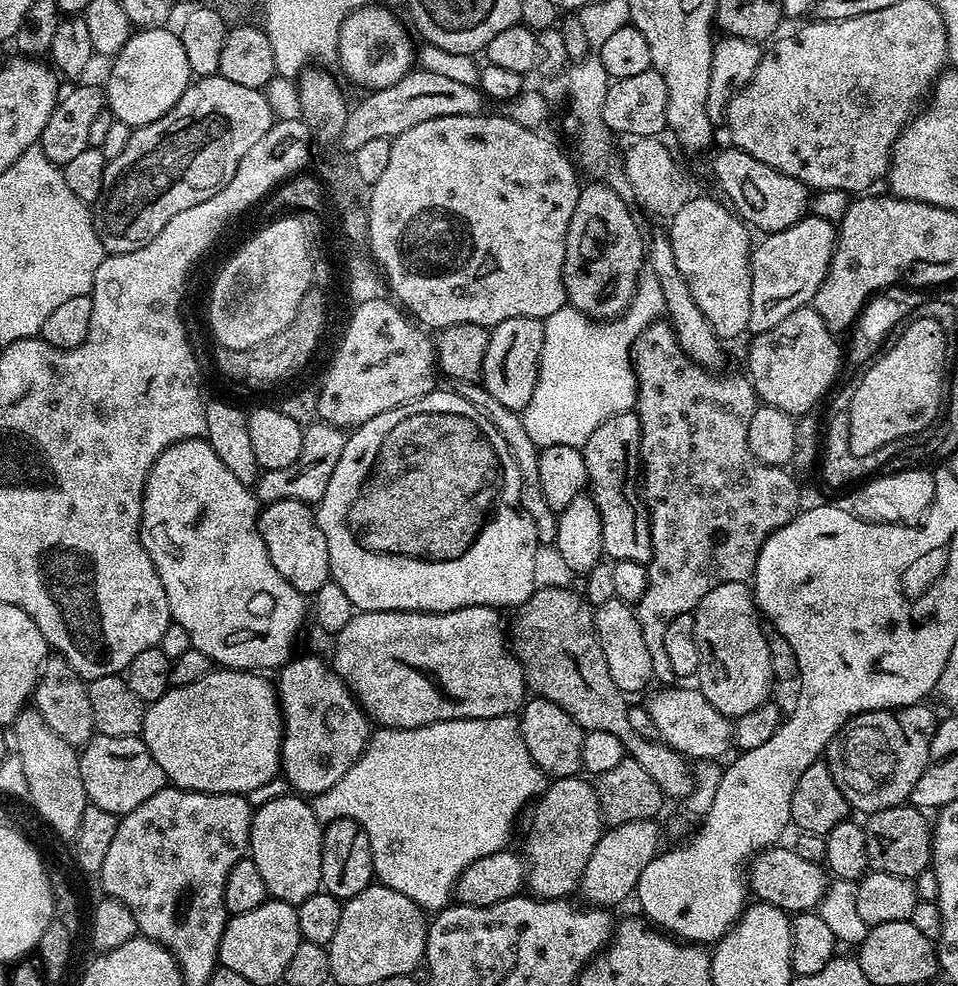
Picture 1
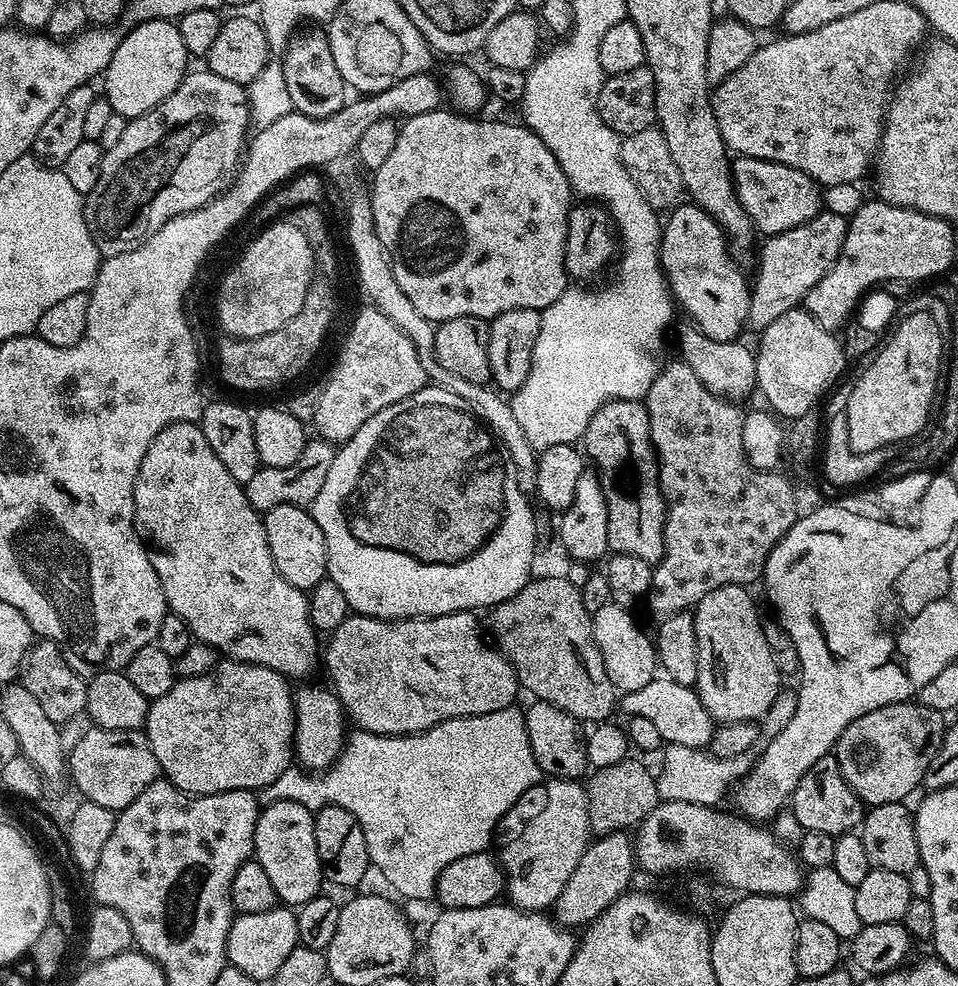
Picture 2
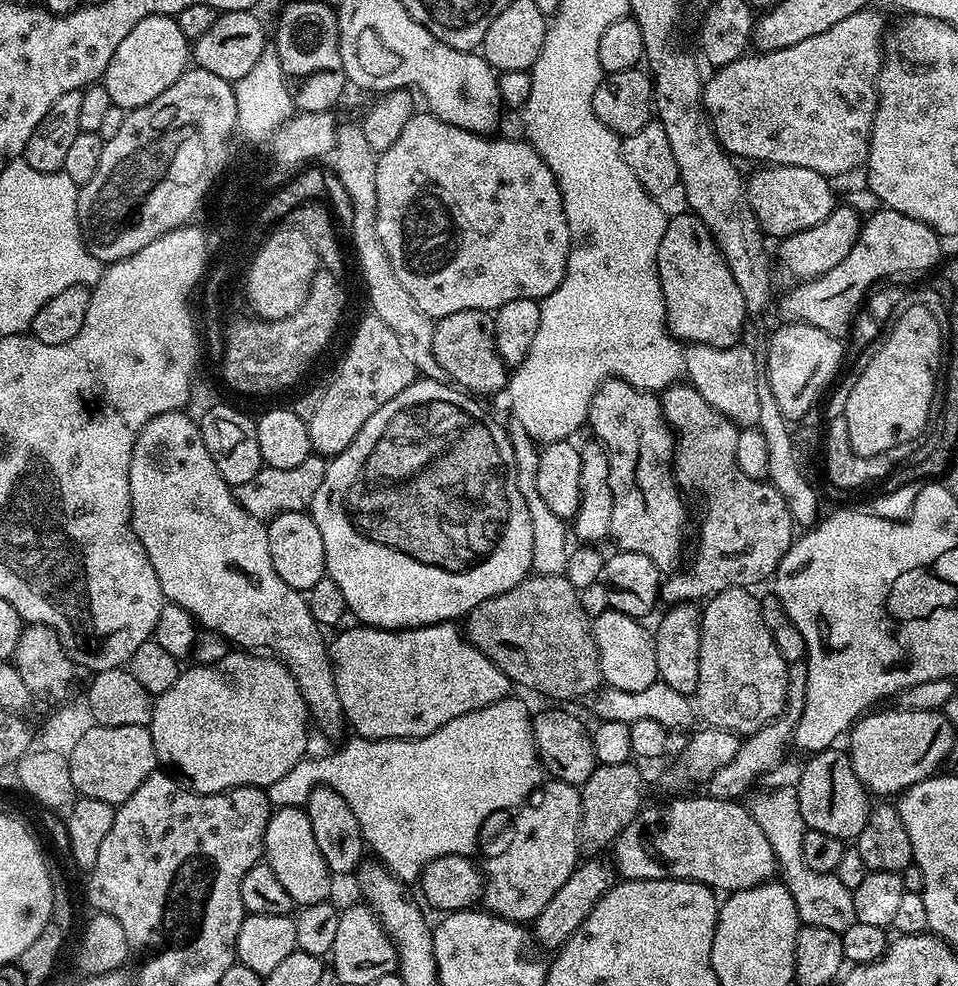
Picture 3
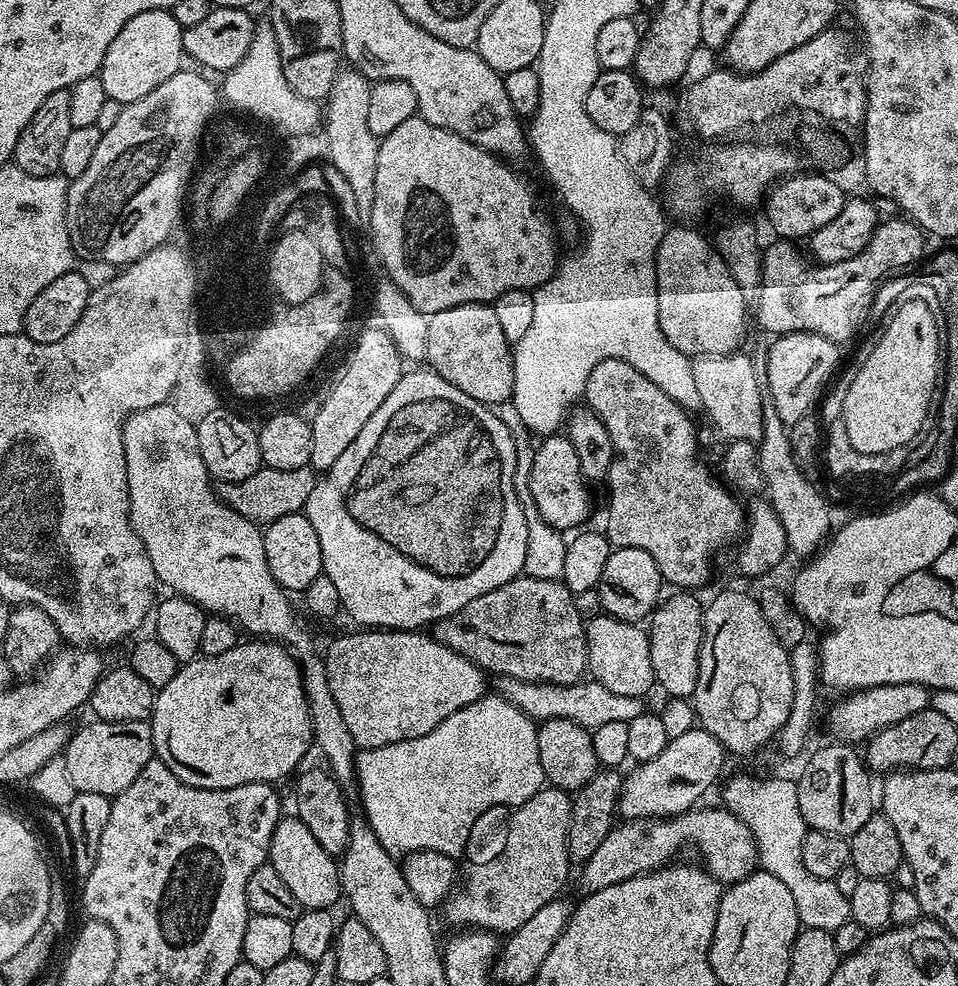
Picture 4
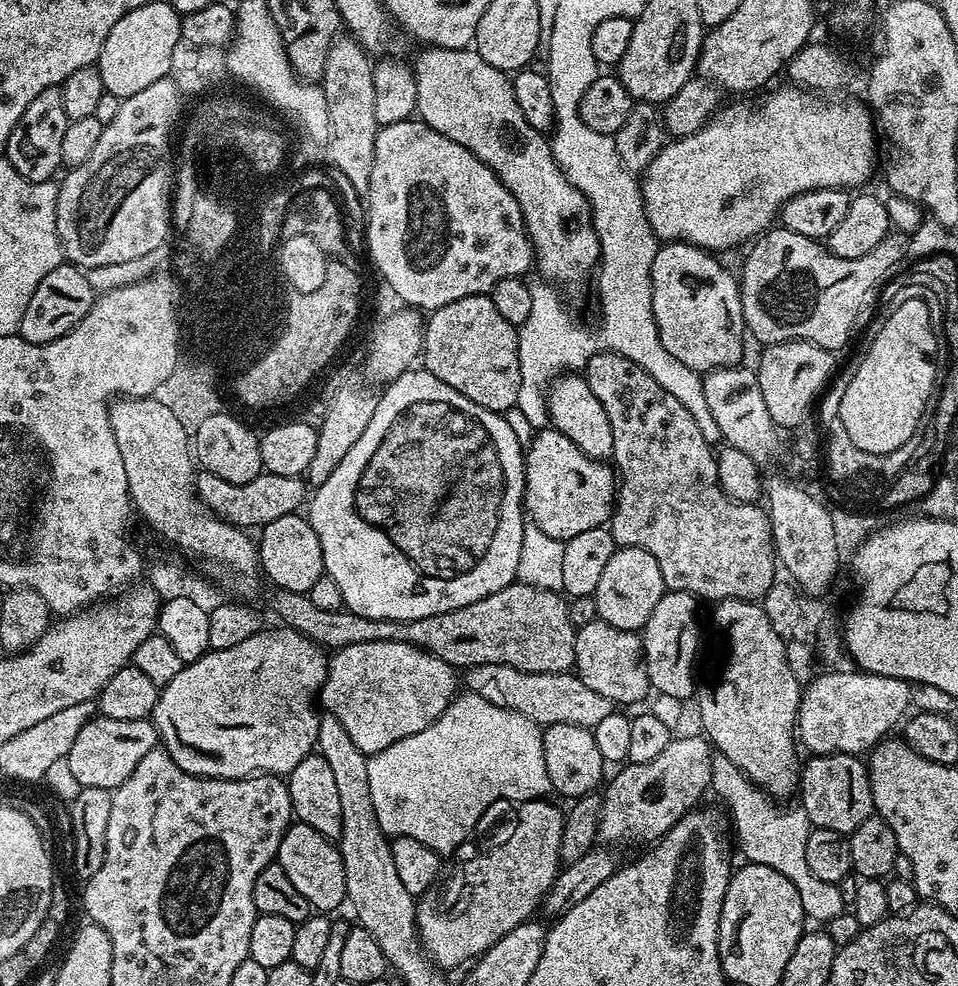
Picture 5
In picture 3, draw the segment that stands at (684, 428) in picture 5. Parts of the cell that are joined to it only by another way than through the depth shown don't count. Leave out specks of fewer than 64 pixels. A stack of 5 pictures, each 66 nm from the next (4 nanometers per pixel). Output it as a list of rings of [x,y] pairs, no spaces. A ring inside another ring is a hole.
[[[604,380],[592,395],[586,424],[589,429],[592,427],[591,435],[608,451],[610,494],[614,494],[614,511],[608,531],[611,543],[616,543],[615,547],[621,552],[646,554],[646,558],[650,558],[650,562],[654,562],[654,566],[658,566],[661,573],[671,573],[681,563],[680,551],[684,548],[685,497],[672,475],[674,433],[664,423],[660,396],[656,392],[646,391],[645,388],[635,388],[625,380]]]

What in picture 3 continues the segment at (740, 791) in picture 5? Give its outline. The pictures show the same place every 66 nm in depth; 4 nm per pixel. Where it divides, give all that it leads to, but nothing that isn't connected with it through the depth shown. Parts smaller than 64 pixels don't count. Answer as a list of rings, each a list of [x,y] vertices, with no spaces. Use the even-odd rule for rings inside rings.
[[[795,787],[772,788],[769,792],[758,793],[752,804],[750,803],[750,811],[754,822],[758,822],[758,827],[762,829],[762,834],[766,834],[766,842],[770,842],[774,850],[779,875],[794,898],[801,925],[822,926],[825,930],[839,933],[846,931],[856,922],[852,890],[842,886],[835,872],[818,874],[810,870],[810,866],[806,866],[806,858],[802,858],[802,838],[806,829],[802,810],[798,810],[798,794]]]

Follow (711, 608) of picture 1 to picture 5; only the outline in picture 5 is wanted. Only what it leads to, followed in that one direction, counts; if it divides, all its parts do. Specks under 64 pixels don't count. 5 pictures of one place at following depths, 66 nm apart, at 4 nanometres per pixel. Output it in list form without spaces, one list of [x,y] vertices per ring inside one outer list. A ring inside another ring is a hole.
[[[721,600],[715,605],[712,612],[712,665],[708,668],[708,684],[701,683],[698,688],[698,700],[700,696],[700,724],[703,735],[709,744],[719,755],[730,758],[742,774],[746,774],[758,788],[763,788],[769,796],[781,798],[780,796],[797,795],[800,786],[800,769],[802,767],[801,757],[796,757],[798,749],[798,717],[800,715],[800,697],[802,695],[802,685],[795,680],[795,676],[787,662],[787,650],[785,648],[785,637],[778,635],[774,626],[770,626],[770,618],[766,618],[766,610],[759,603],[751,600]]]

